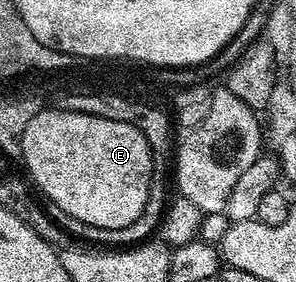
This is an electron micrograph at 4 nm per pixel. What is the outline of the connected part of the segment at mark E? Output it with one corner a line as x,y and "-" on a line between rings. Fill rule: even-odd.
57,107
39,108
24,127
20,161
26,164
31,177
29,180
37,192
39,189
60,212
67,213
82,225
90,225
91,230
128,227
128,223
136,223
136,219
140,219
148,203
150,181
153,179
153,155
148,139
134,123
120,123
116,119

